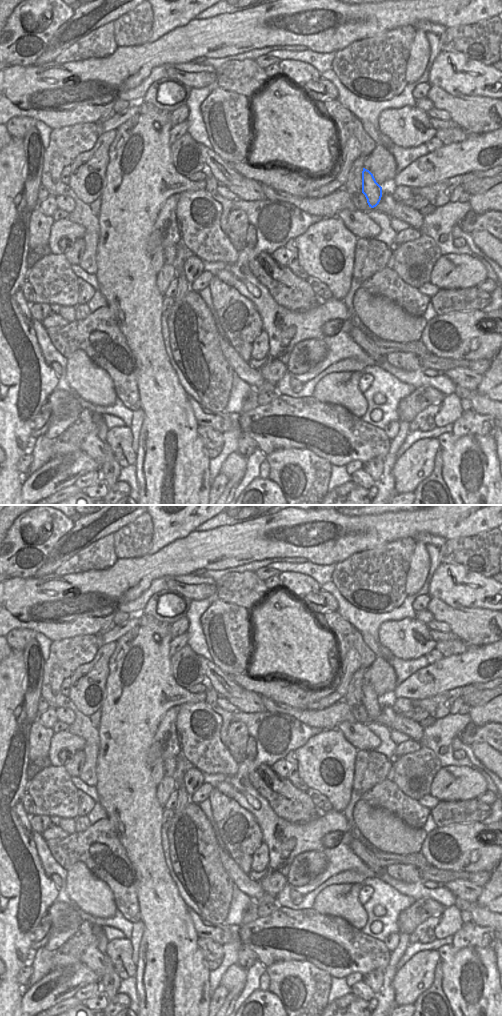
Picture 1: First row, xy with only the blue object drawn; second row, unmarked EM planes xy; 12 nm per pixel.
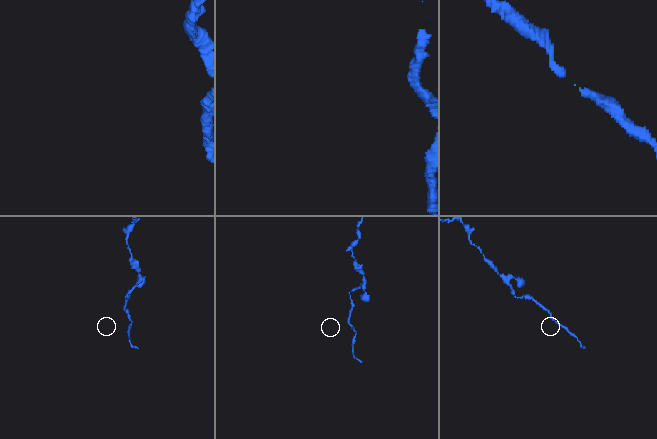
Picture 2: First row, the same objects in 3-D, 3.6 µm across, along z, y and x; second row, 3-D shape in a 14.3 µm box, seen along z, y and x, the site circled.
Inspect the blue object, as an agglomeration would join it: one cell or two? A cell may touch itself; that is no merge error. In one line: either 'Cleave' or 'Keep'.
Keep

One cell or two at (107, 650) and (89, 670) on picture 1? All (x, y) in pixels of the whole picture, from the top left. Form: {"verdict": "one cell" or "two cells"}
{"verdict": "one cell"}

